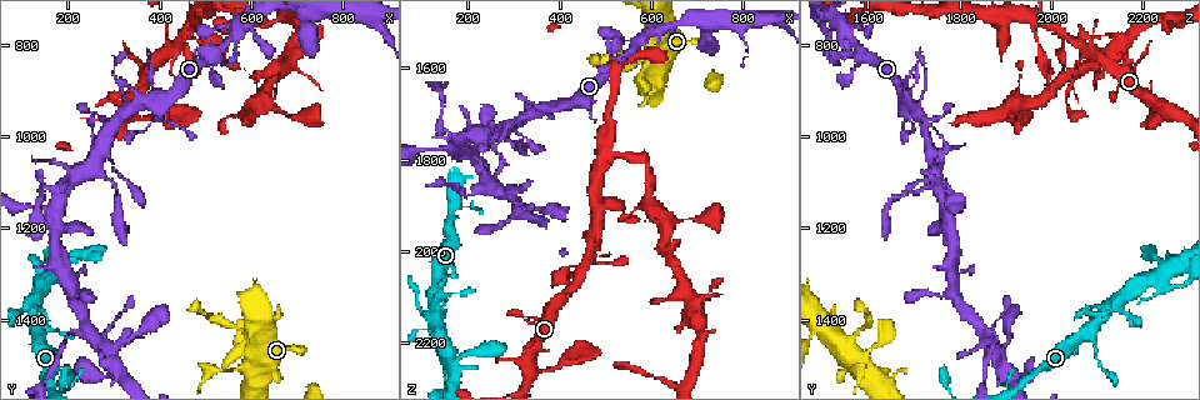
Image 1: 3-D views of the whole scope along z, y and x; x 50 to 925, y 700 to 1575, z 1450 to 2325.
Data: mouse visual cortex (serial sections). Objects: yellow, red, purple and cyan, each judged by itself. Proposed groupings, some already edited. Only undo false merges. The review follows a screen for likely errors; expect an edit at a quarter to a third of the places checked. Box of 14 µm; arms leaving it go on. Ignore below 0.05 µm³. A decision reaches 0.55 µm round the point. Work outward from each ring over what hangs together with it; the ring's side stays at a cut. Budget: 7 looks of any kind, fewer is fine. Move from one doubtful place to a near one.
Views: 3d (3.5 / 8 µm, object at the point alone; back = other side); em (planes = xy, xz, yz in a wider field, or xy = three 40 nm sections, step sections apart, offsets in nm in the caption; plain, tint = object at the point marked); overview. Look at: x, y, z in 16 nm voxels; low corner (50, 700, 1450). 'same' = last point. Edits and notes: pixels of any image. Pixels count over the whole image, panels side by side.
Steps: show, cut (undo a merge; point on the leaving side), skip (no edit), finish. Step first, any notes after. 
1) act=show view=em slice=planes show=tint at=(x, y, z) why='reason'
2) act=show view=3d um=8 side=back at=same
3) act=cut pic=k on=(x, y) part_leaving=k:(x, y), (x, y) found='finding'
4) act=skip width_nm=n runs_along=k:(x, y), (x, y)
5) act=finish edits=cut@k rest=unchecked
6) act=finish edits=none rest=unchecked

act=show view=3d um=8 at=(190, 1445, 1875) why='abrupt turn'

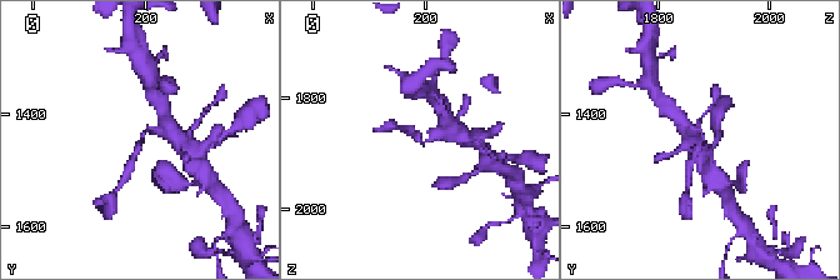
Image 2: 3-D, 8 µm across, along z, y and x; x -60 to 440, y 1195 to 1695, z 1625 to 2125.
act=show view=em slice=xy step=2 show=tint at=(190, 1445, 1880) arm_widths_nm=200,350

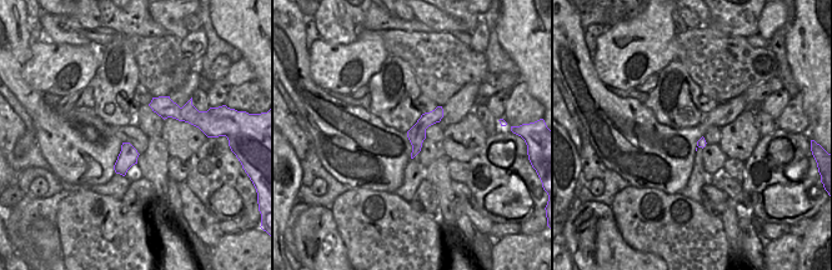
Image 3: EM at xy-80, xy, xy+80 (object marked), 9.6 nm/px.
act=skip found='all the same cell'

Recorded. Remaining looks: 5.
act=show view=3d um=3.5 at=(160, 1300, 2235) why='arms run side by side'

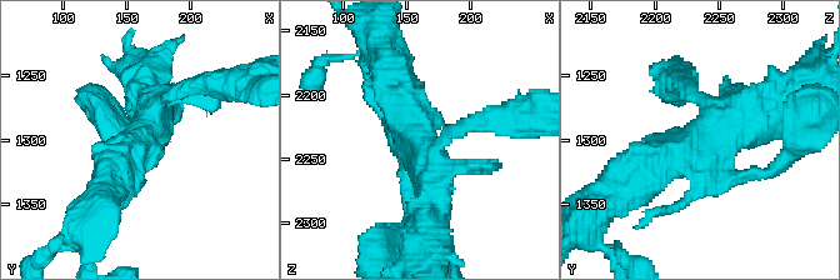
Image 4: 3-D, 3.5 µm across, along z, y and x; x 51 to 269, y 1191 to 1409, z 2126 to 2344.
act=show view=em slice=xy step=2 show=tint at=(156, 1302, 2228) why='need the tissue'

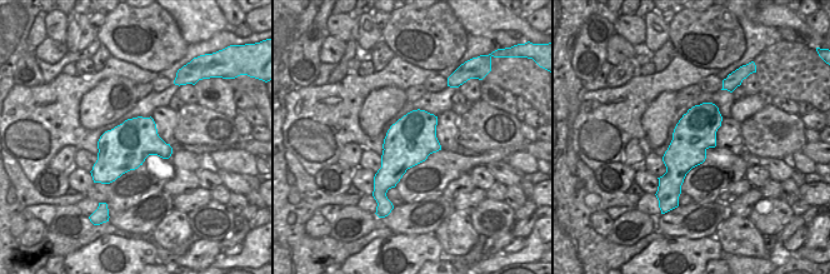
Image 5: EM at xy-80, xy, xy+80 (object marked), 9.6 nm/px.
act=skip runs_along=4:(630, 188), (714, 119), (759, 123) found='one cell here'

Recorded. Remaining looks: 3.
act=show view=3d um=3.5 side=back at=(430, 810, 2080) why='thin arm on a thick one'

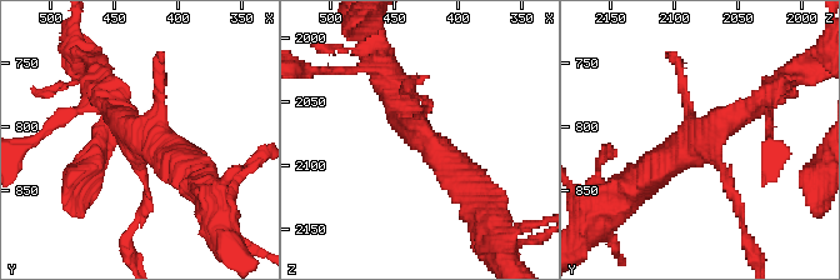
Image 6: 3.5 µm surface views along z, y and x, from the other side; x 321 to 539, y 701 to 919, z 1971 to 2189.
act=show view=em slice=xy step=2 show=tint at=(426, 812, 2082) why='now the EM'

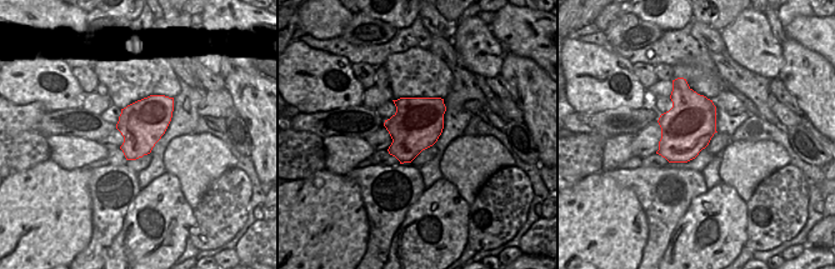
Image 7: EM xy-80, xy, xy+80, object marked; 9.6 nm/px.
act=cut pic=6 on=(128, 234) width_nm=480 part_leaving=6:(144, 185), (129, 261) found='a second cell is stuck on'

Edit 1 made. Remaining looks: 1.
act=finish edits=cut@6 rest=unchecked

